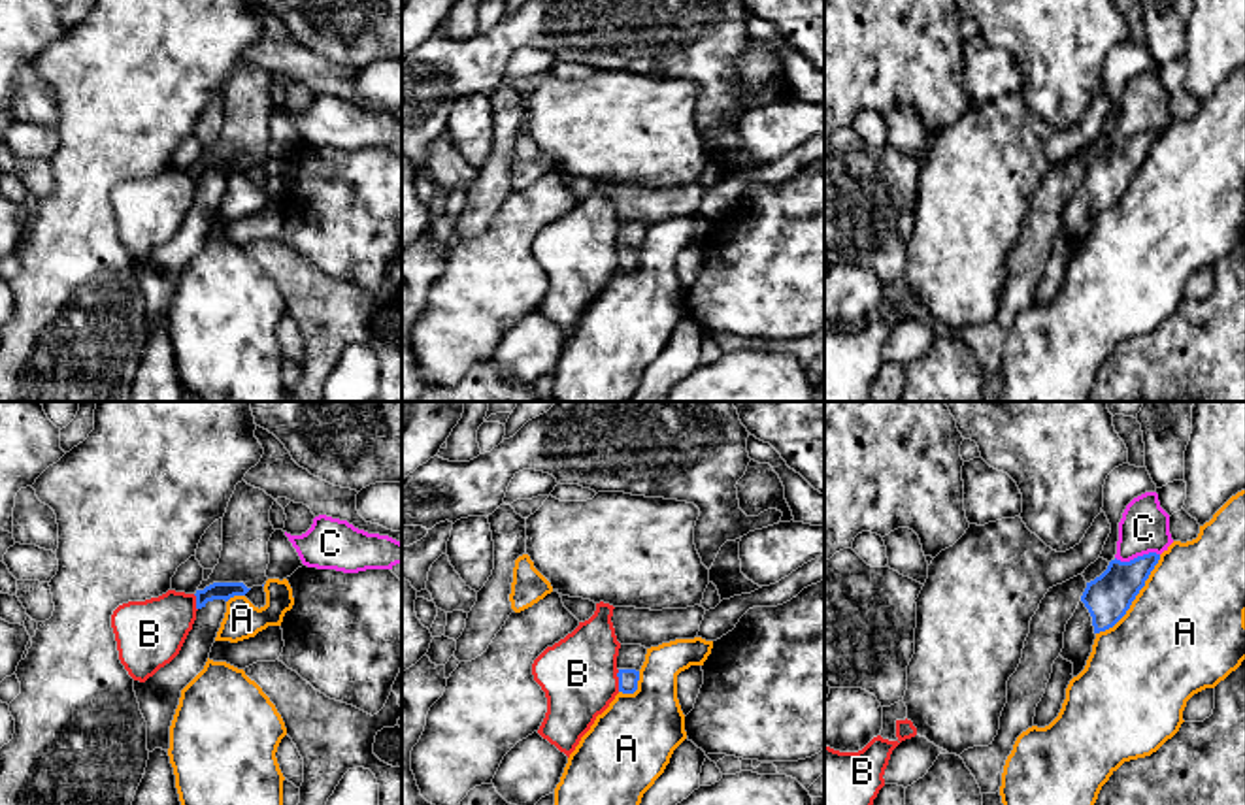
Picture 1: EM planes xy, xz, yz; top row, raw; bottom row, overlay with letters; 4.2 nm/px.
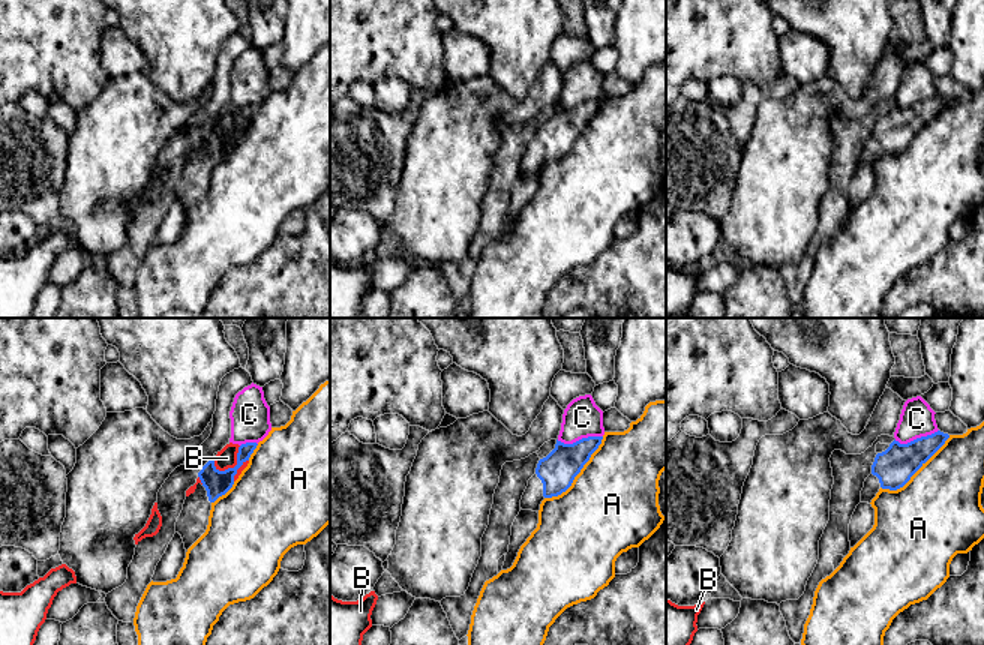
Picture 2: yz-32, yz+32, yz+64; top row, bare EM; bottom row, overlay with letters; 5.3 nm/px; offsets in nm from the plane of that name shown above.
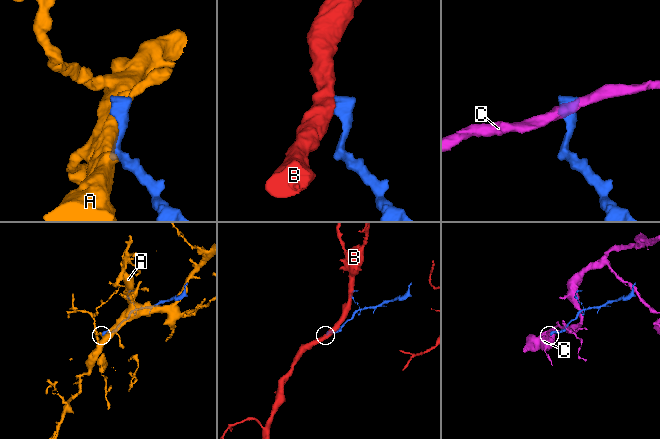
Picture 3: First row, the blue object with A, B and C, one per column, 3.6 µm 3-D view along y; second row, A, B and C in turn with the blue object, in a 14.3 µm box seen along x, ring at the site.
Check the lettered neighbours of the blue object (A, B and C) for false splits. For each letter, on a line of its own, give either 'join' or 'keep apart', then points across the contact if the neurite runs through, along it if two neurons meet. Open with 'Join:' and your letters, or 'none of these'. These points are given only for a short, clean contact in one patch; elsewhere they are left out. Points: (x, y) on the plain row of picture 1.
Join: none of these
A: keep apart
B: keep apart; border xz (619, 247), (617, 268)
C: keep apart; border yz (1159, 131), (1144, 131), (1128, 138), (1115, 136)

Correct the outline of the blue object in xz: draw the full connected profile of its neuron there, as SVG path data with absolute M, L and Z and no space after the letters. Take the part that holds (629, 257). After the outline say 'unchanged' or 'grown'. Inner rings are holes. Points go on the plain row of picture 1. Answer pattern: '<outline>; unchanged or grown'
M621 222L617 234L619 270L634 271L638 268L639 247L645 239L647 226L641 222Z; grown

